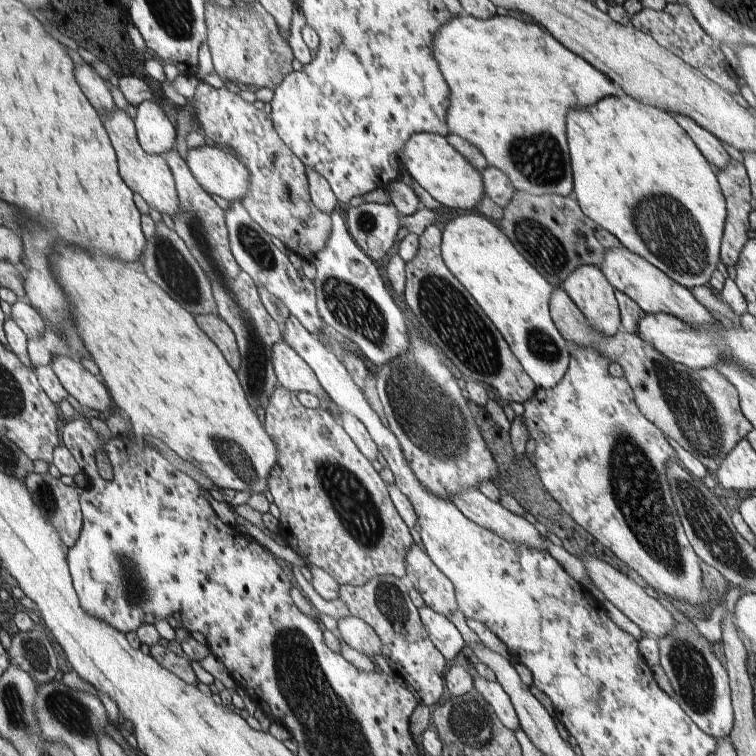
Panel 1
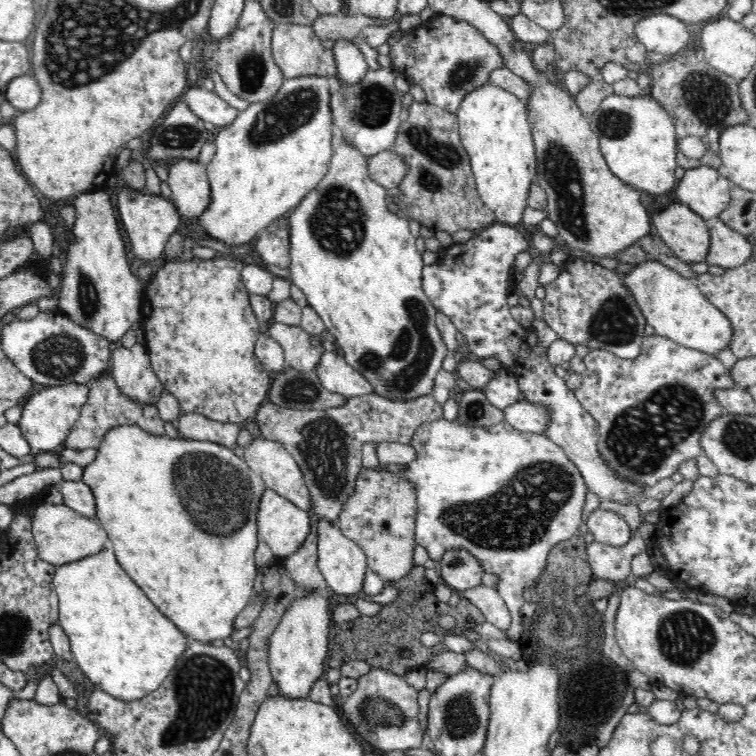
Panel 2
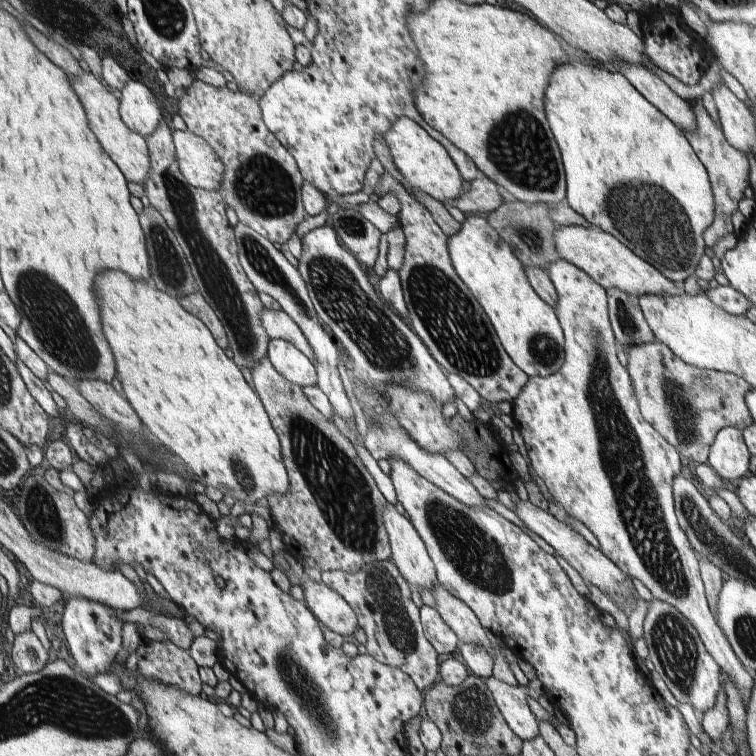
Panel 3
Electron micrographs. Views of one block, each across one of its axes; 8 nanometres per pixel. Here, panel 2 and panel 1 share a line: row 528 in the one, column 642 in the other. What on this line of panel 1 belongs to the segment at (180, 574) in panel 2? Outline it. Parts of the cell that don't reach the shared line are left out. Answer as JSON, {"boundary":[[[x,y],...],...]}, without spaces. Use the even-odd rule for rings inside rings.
{"boundary":[[[622,94],[617,97],[606,97],[596,105],[586,109],[573,109],[568,112],[567,134],[569,154],[572,158],[572,170],[574,174],[574,198],[579,202],[584,214],[594,222],[600,223],[602,228],[608,230],[629,251],[647,259],[654,266],[659,267],[664,274],[675,279],[682,286],[692,289],[693,287],[710,286],[710,278],[716,272],[716,266],[720,260],[721,242],[727,217],[727,204],[723,190],[721,189],[717,174],[713,166],[707,161],[699,147],[693,141],[691,135],[679,125],[679,122],[668,111],[645,105],[631,96]]]}

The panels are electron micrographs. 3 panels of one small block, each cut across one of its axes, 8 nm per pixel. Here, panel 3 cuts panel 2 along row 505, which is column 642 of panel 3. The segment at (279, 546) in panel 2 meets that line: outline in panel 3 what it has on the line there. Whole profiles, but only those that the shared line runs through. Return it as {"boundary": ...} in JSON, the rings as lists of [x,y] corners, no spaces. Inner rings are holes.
{"boundary":[[[562,225],[555,232],[555,240],[560,259],[568,260],[587,271],[606,290],[618,289],[624,291],[624,294],[631,294],[636,298],[640,298],[644,294],[659,294],[660,296],[666,296],[666,294],[682,296],[683,294],[674,285],[674,281],[664,275],[662,271],[656,270],[655,266],[640,258],[631,247],[624,246],[619,239],[596,225],[588,226],[588,228]]]}

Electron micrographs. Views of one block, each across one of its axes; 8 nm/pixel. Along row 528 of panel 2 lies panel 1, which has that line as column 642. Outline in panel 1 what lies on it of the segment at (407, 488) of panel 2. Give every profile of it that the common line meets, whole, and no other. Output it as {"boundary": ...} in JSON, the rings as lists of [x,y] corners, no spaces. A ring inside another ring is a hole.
{"boundary":[[[562,287],[554,288],[550,311],[560,334],[568,342],[587,349],[595,347],[595,350],[603,357],[606,357],[610,364],[616,362],[616,364],[622,366],[622,370],[624,370],[623,377],[630,383],[635,393],[635,401],[642,413],[648,420],[655,423],[665,435],[668,435],[668,438],[676,440],[682,448],[698,458],[711,473],[720,468],[722,459],[730,454],[730,451],[738,442],[746,439],[747,434],[753,429],[750,421],[741,411],[738,391],[714,367],[692,370],[683,364],[672,362],[671,359],[660,354],[660,351],[657,351],[651,343],[647,343],[638,334],[630,331],[624,330],[618,334],[606,336],[603,332],[590,326],[585,314],[576,306],[576,303]]]}

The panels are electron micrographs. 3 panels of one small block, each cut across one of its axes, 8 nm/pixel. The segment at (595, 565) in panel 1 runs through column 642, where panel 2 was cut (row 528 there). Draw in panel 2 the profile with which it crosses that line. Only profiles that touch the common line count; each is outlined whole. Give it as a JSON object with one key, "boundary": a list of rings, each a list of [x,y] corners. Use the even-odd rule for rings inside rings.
{"boundary":[[[598,508],[585,519],[588,531],[592,532],[595,542],[622,547],[631,540],[630,526],[618,513]]]}

